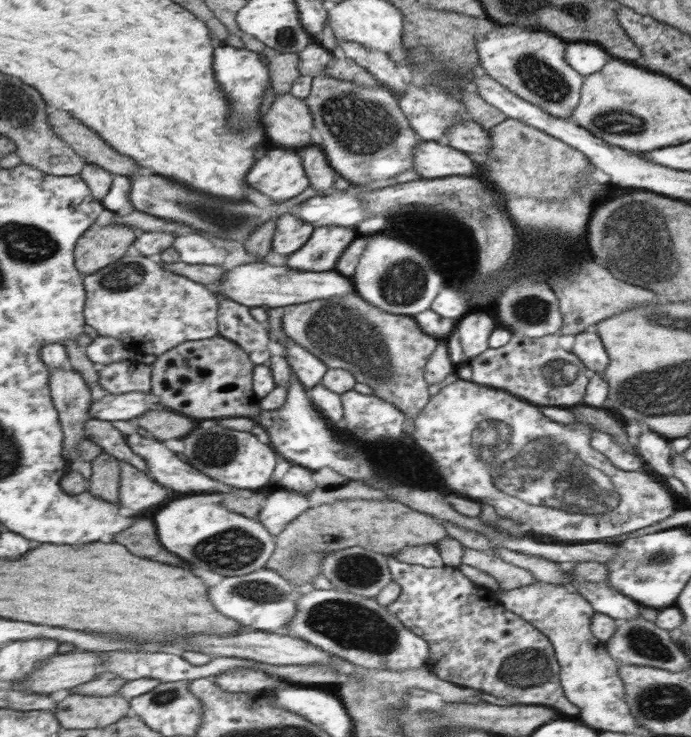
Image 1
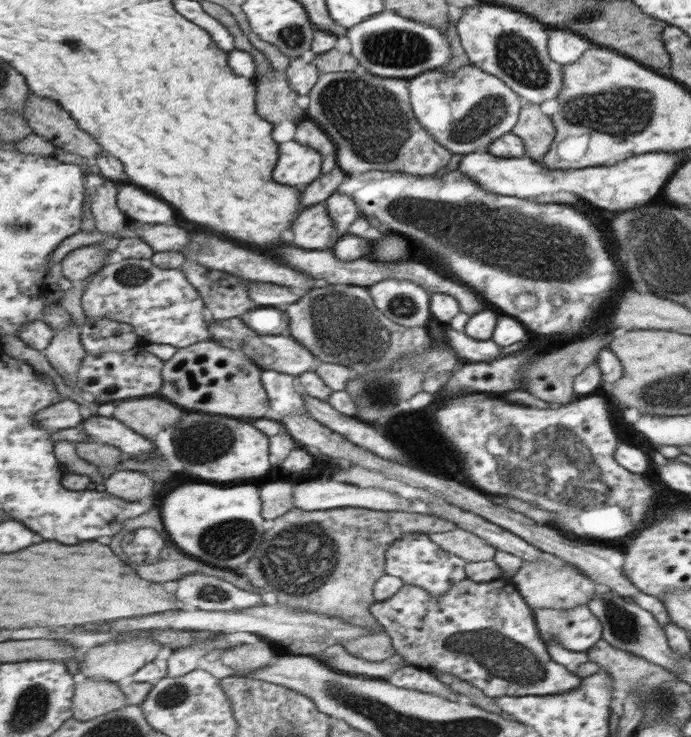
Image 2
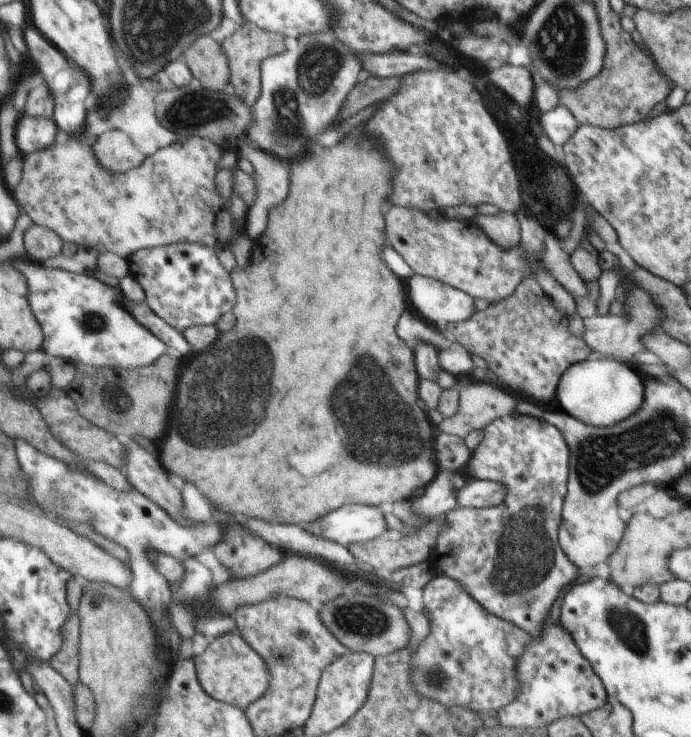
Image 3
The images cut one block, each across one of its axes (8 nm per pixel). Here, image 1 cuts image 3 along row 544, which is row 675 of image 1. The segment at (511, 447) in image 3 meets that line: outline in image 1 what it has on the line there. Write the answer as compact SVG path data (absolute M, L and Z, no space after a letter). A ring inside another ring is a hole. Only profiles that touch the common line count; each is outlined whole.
M393 555L388 557L388 561L393 580L401 586L398 598L387 606L389 613L400 619L410 632L421 636L428 643L430 660L427 668L436 677L462 687L490 692L492 696L508 698L516 704L552 706L562 710L564 714L576 714L578 717L580 708L568 702L562 692L560 665L550 638L540 632L531 621L504 608L496 592L476 585L457 567L426 568L424 565L394 559Z

